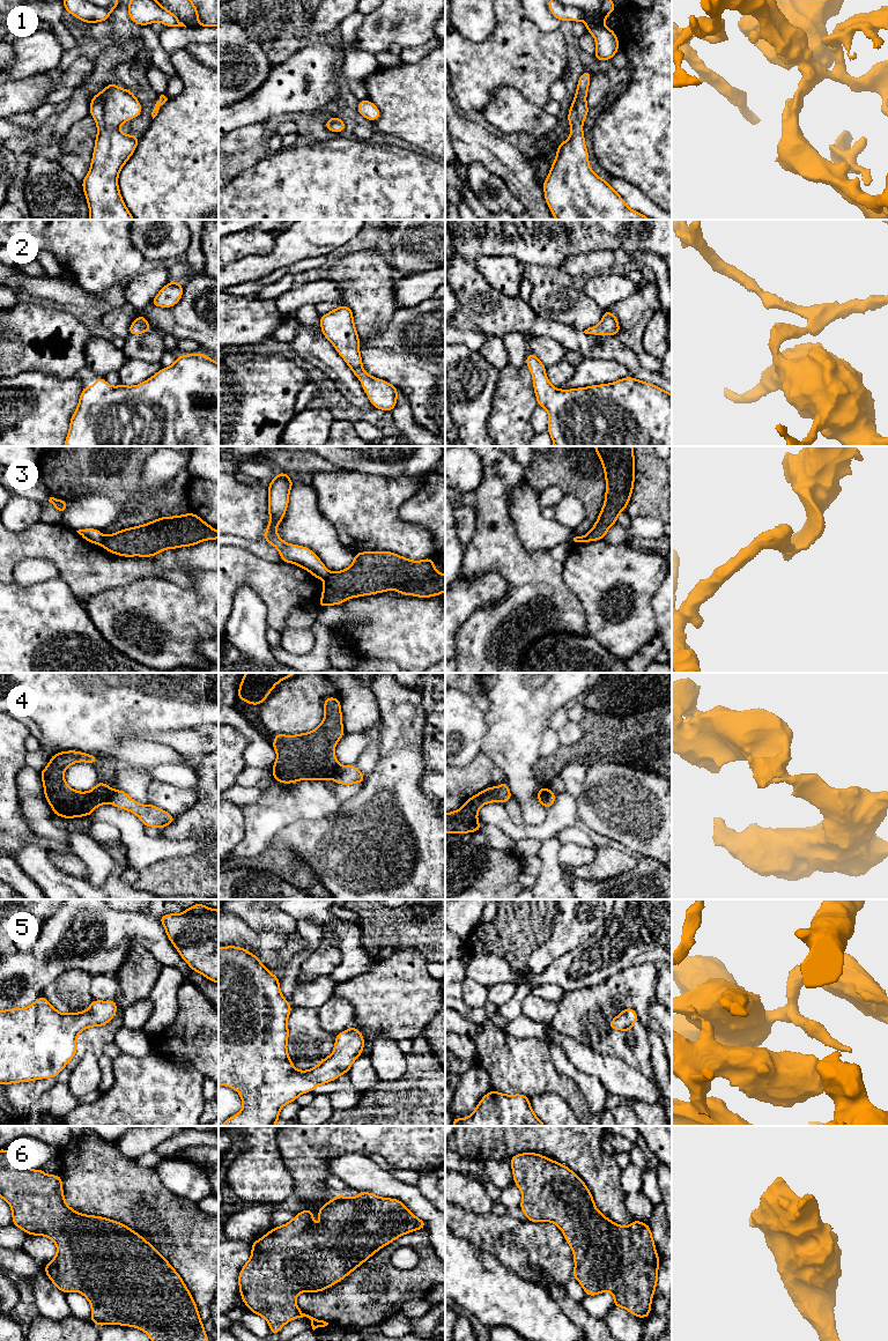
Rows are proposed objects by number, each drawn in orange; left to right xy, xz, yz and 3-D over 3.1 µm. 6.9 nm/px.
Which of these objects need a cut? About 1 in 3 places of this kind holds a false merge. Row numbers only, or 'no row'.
3, 4

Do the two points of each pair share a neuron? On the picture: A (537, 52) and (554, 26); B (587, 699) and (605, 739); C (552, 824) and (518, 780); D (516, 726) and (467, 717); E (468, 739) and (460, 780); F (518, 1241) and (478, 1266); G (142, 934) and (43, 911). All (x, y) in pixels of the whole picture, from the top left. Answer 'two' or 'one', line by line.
A: two
B: two
C: two
D: two
E: two
F: two
G: two

